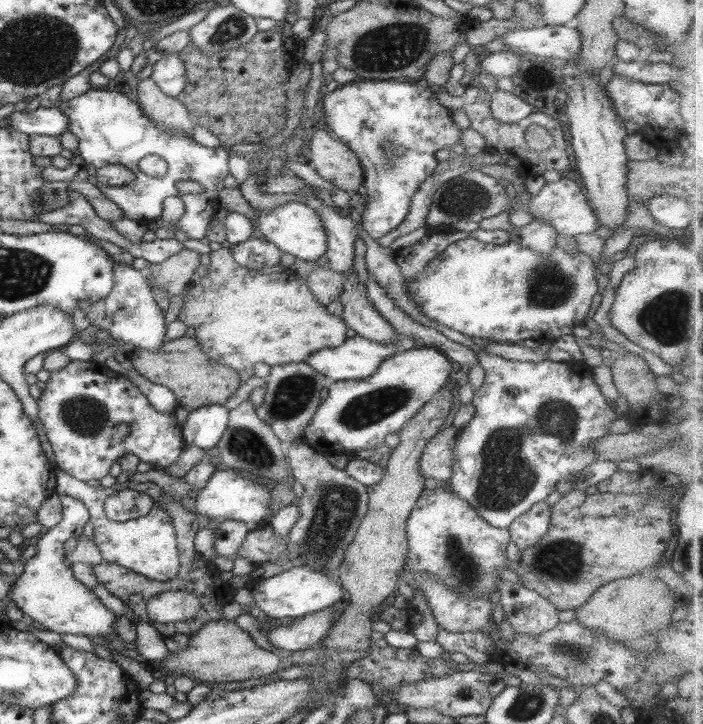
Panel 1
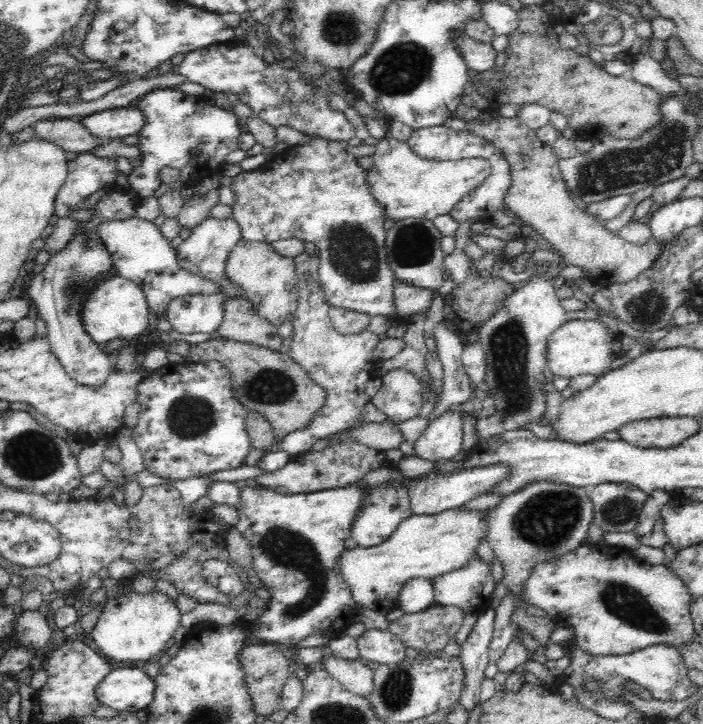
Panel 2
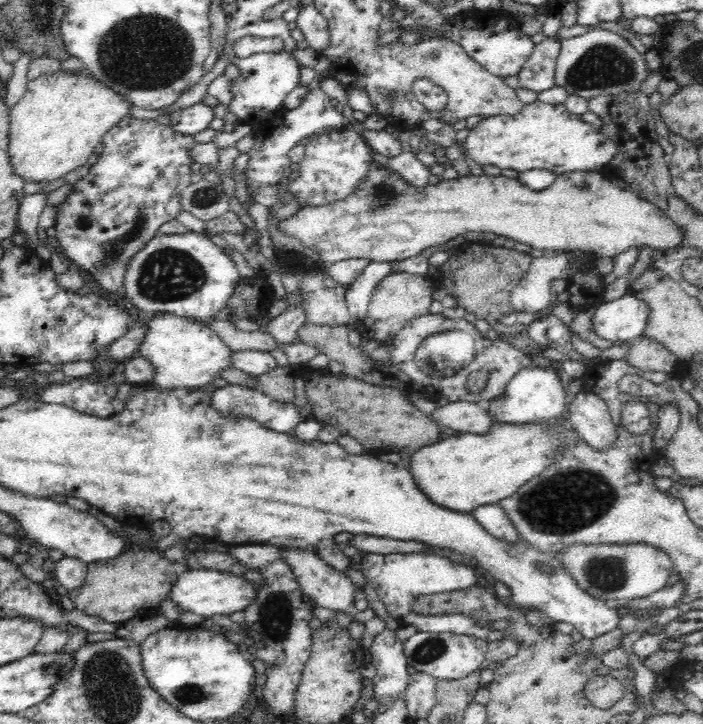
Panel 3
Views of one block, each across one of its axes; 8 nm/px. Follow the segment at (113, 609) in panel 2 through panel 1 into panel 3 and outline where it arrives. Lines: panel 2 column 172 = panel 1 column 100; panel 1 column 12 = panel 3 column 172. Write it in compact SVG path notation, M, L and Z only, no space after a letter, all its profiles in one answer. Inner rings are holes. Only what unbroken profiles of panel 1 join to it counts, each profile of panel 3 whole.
M188 569L177 576L176 582L169 590L169 598L178 606L180 611L198 614L207 621L216 614L232 614L237 610L244 610L255 597L255 588L250 580L242 575L228 574L218 570Z

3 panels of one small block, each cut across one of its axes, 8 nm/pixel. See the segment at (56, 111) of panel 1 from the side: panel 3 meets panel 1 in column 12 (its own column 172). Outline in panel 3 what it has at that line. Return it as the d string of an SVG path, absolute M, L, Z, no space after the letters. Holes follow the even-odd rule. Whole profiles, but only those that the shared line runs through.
M201 102L171 112L169 125L180 134L194 136L206 130L213 118L212 107Z

